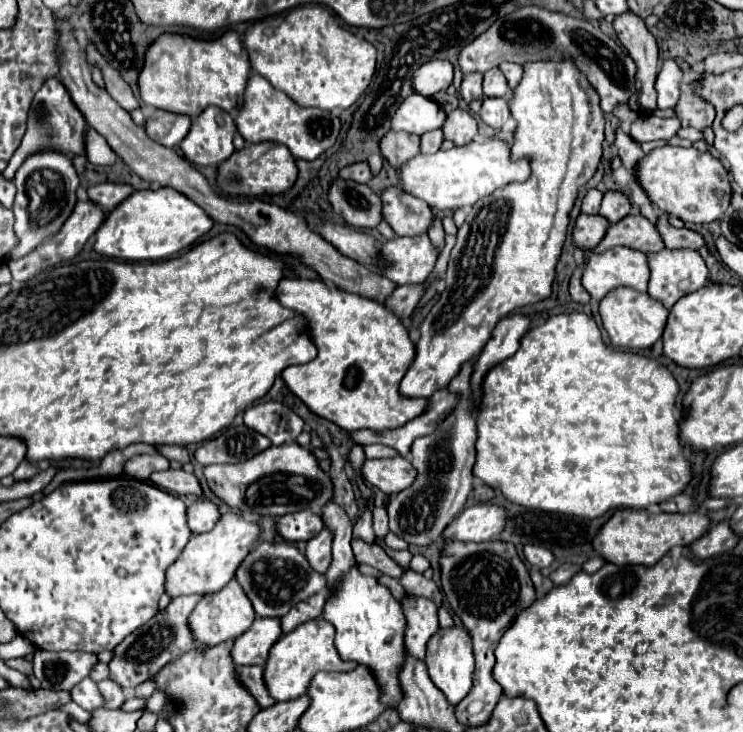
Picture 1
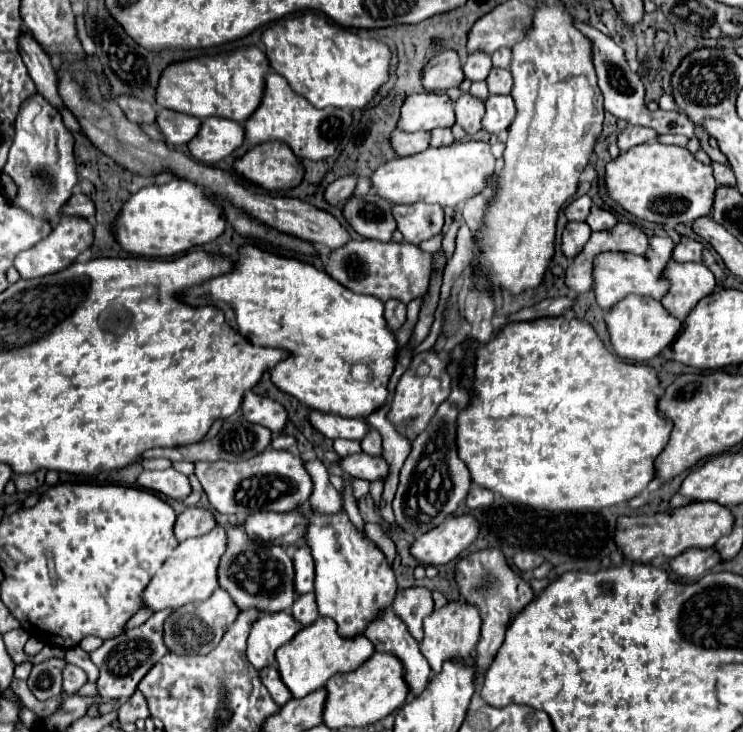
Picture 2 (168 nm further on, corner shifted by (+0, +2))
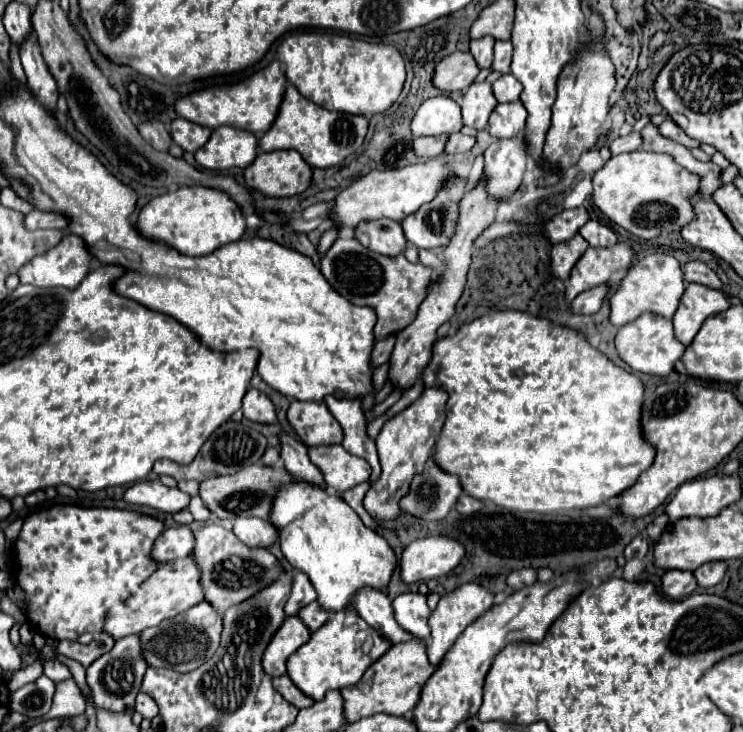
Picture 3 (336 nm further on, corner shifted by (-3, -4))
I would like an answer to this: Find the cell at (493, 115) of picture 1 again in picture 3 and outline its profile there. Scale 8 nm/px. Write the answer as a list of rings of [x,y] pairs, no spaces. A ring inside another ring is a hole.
[[[512,101],[512,103],[500,103],[490,115],[488,123],[488,133],[496,139],[512,139],[520,135],[520,131],[526,125],[526,109],[522,101]]]

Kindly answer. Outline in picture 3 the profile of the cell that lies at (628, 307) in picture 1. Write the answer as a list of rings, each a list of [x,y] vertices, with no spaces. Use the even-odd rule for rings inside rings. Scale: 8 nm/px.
[[[646,311],[638,319],[634,319],[634,323],[626,323],[624,327],[618,329],[616,349],[622,361],[626,361],[634,371],[650,375],[668,375],[674,369],[674,363],[682,357],[686,347],[676,339],[670,319]]]

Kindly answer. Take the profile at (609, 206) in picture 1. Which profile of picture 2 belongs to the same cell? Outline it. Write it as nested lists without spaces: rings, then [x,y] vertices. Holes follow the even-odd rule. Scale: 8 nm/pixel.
[[[593,207],[589,217],[585,219],[585,223],[591,227],[591,231],[605,231],[605,229],[611,229],[617,223],[617,219],[613,213],[599,209],[599,207]]]

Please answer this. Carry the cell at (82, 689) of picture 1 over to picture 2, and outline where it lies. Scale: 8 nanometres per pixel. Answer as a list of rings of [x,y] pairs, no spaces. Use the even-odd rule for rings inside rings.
[[[65,663],[65,669],[63,669],[63,691],[69,693],[69,695],[75,695],[85,683],[87,683],[85,671],[75,667],[75,665],[71,665],[71,663]]]

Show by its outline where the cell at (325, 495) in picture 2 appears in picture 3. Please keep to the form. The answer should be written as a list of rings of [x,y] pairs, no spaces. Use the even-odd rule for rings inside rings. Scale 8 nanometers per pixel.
[[[286,433],[280,437],[280,441],[282,441],[280,457],[282,457],[282,461],[284,461],[284,467],[286,467],[292,475],[296,475],[298,479],[302,479],[302,481],[306,481],[306,483],[312,483],[312,485],[324,489],[324,487],[326,487],[324,475],[322,475],[322,471],[310,461],[310,457],[308,457],[308,447],[306,447],[302,441],[298,441],[298,439],[294,439],[294,437],[286,435]]]

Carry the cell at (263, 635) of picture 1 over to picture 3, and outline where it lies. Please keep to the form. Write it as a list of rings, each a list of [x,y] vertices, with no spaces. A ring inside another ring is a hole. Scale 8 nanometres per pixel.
[[[286,617],[280,629],[272,635],[264,655],[262,667],[270,677],[280,677],[286,673],[286,659],[292,655],[300,645],[310,639],[308,627],[300,623],[300,617]]]

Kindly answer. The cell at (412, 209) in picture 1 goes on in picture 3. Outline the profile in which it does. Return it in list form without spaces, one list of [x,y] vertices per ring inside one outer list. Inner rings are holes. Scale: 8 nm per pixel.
[[[456,177],[432,203],[420,207],[420,211],[408,215],[402,221],[404,235],[408,243],[422,249],[438,249],[448,243],[452,231],[456,229],[456,211],[458,201],[464,195],[464,177]]]

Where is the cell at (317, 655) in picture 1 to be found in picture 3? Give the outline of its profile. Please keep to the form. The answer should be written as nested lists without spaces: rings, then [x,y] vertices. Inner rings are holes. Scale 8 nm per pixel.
[[[338,611],[328,619],[328,623],[312,633],[308,643],[304,643],[296,653],[288,657],[288,677],[306,697],[320,701],[328,689],[356,685],[364,671],[388,649],[388,639],[384,639],[378,631],[372,631],[372,627],[368,627],[356,611]]]

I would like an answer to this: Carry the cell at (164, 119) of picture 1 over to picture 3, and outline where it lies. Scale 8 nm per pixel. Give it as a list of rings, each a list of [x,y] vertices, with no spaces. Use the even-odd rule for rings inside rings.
[[[182,117],[174,119],[172,125],[170,125],[170,135],[172,135],[172,141],[176,145],[180,145],[184,151],[190,151],[194,153],[196,149],[200,149],[208,139],[210,139],[210,129],[208,127],[202,127],[202,125],[196,125],[192,121],[186,121]]]

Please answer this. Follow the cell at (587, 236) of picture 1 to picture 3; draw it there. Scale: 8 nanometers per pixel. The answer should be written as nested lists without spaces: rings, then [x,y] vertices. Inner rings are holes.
[[[576,233],[568,241],[562,241],[562,243],[552,245],[552,251],[550,251],[550,257],[552,257],[552,273],[558,275],[560,279],[568,279],[572,267],[584,255],[586,249],[588,249],[588,243],[584,241],[584,237],[580,233]]]

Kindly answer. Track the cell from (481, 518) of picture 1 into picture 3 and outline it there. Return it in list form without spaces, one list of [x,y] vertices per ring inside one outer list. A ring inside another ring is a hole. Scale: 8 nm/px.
[[[422,537],[412,541],[400,563],[400,575],[406,583],[420,583],[450,573],[466,555],[466,547],[454,537]]]

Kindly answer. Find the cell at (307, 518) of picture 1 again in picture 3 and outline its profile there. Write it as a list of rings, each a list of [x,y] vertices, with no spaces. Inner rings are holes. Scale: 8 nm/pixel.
[[[256,517],[236,519],[234,533],[248,547],[270,547],[280,539],[280,529],[274,523]]]

